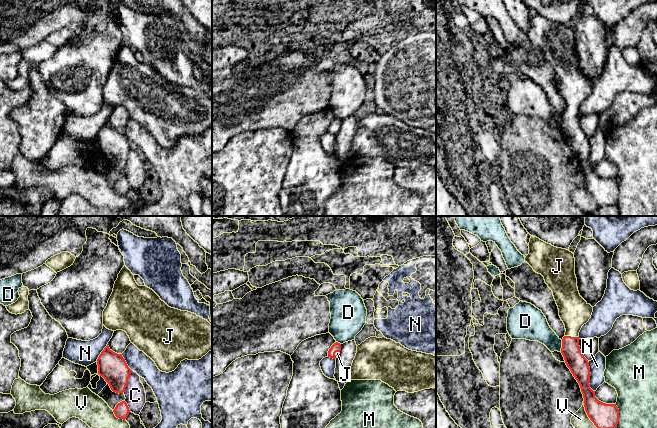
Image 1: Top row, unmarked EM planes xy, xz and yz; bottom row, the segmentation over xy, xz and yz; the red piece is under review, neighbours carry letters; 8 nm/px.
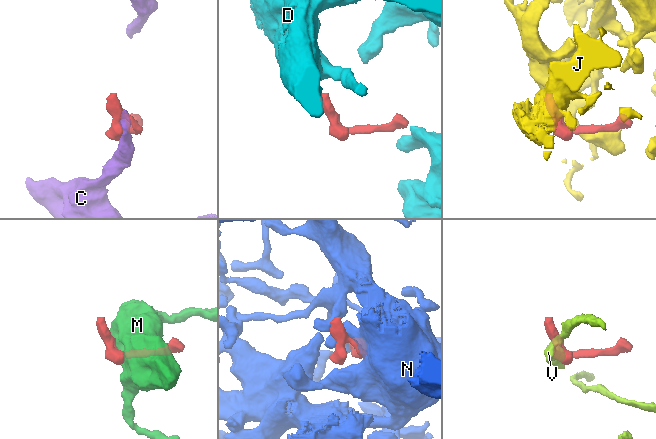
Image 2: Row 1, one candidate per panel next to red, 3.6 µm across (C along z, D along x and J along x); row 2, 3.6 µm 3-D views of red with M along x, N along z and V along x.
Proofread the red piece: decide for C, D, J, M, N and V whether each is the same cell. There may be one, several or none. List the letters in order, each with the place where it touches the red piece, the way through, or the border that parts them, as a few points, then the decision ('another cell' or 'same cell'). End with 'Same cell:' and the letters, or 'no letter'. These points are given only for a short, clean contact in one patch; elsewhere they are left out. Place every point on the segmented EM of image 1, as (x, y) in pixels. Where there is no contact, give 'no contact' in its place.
C: contact xy (127, 381); another cell
D: contact yz (562, 346); border yz (562, 340), (560, 351); another cell
J: contact yz (572, 337); same cell
M: contact yz (618, 416); another cell
N: contact yz (590, 375); another cell
V: contact yz (587, 414); border yz (583, 402), (587, 416), (597, 427); another cell
Same cell: J

